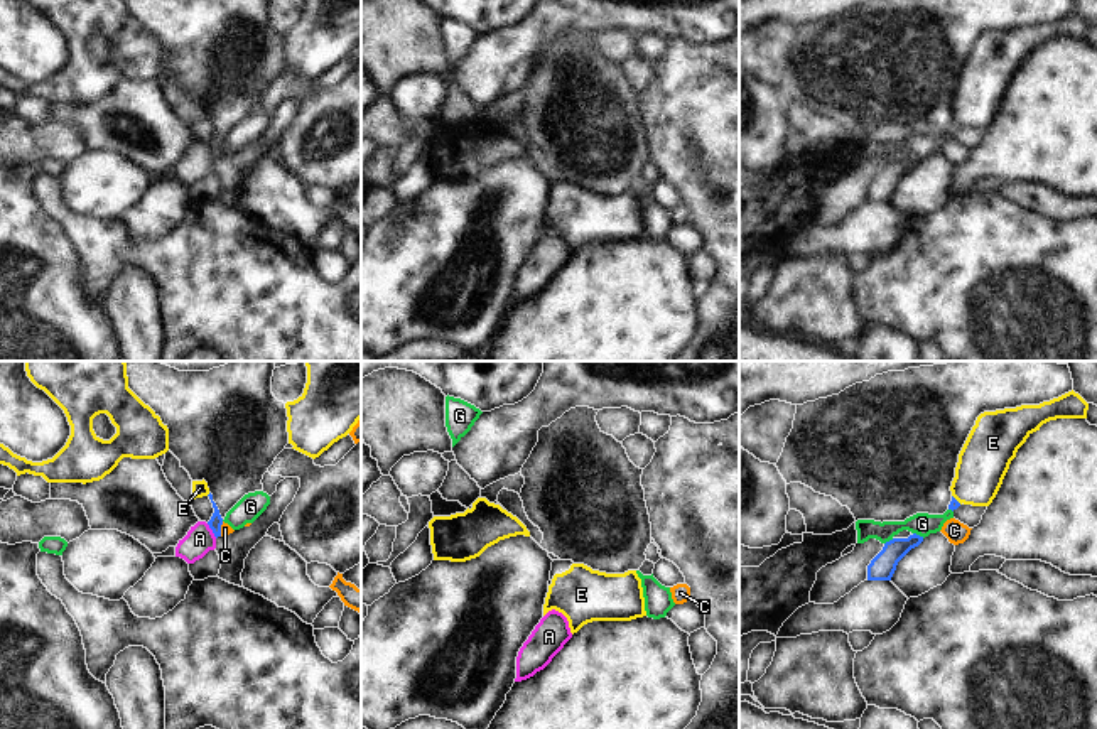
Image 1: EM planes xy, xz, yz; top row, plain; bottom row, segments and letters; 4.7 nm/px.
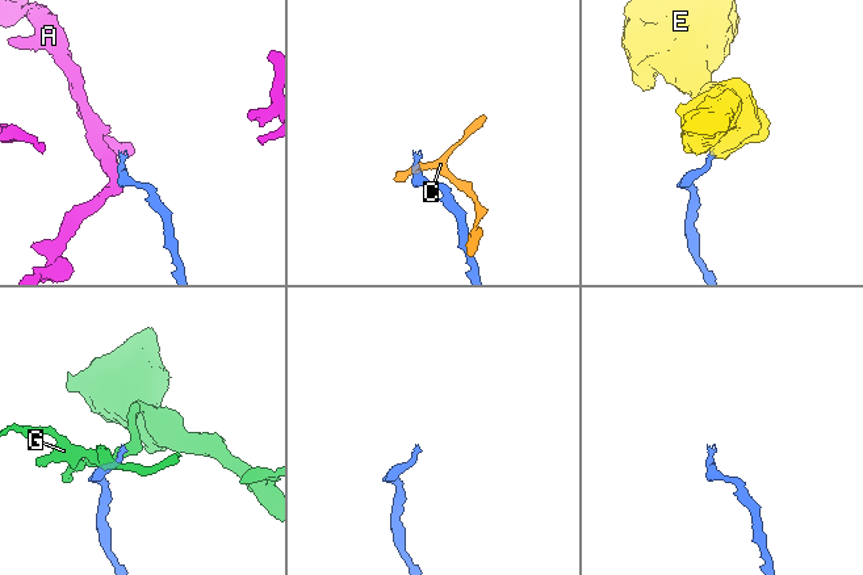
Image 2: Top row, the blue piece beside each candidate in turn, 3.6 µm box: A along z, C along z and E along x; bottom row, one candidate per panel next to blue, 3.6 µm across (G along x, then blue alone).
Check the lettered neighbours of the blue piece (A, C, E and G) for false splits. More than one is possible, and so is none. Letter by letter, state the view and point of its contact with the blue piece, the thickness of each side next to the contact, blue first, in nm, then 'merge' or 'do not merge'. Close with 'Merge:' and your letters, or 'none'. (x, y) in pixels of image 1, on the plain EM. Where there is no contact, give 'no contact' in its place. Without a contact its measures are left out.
A: xy (211, 151) | 70/140 nm | do not merge
C: xy (220, 151) | 70/50 nm | do not merge
E: yz (956, 122) | 50/240 nm | do not merge
G: yz (918, 157) | 120/110 nm | do not merge
Merge: none

